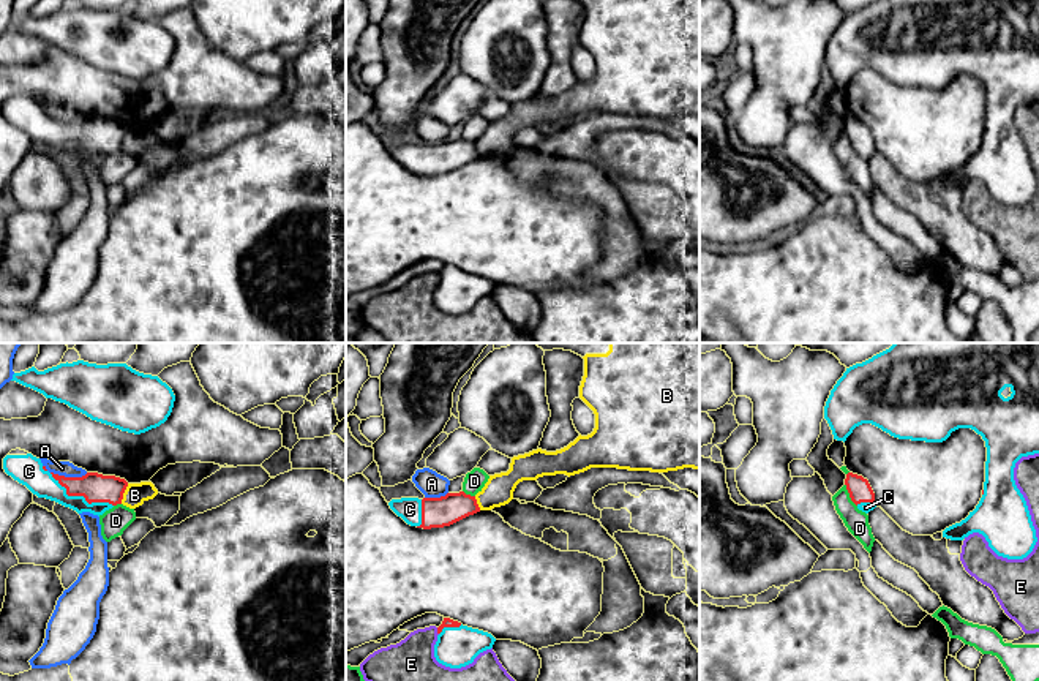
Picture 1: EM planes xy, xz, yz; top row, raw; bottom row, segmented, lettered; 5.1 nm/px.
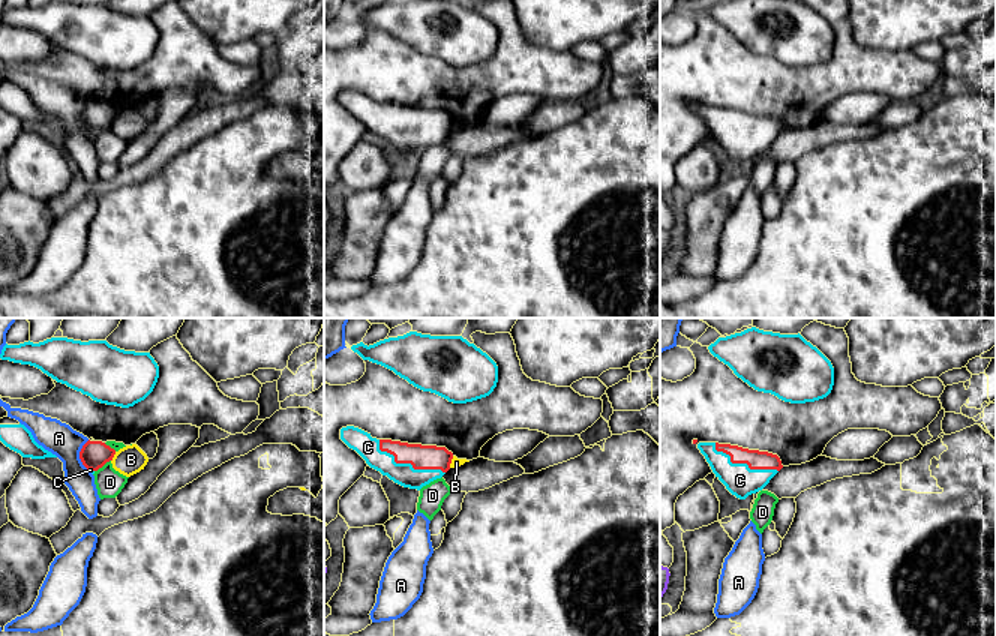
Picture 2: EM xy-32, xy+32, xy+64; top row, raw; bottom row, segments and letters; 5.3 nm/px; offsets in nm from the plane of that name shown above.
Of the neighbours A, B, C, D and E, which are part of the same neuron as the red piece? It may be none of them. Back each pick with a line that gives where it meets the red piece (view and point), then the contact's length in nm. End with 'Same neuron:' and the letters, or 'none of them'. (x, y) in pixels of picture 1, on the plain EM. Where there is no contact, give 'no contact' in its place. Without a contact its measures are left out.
C: meets red in xy at (79, 141); contact 360 nm long
Same neuron: C

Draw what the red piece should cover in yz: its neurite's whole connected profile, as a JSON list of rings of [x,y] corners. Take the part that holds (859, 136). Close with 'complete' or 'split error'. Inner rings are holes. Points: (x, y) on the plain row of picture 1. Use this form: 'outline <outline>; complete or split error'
outline [[[848,119],[845,125],[846,136],[851,147],[857,152],[859,156],[868,160],[876,153],[875,139],[867,125],[862,122]]]; split error

